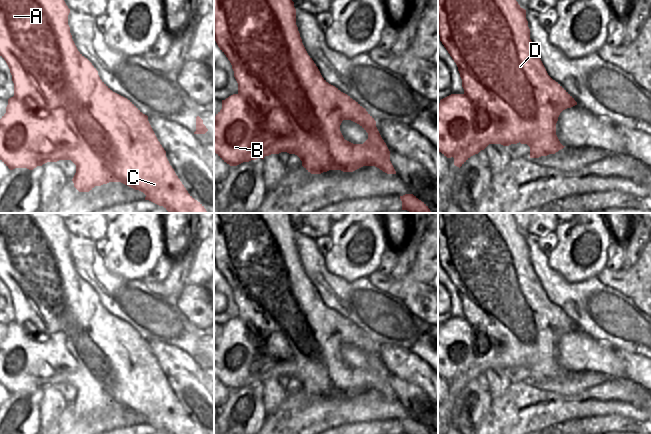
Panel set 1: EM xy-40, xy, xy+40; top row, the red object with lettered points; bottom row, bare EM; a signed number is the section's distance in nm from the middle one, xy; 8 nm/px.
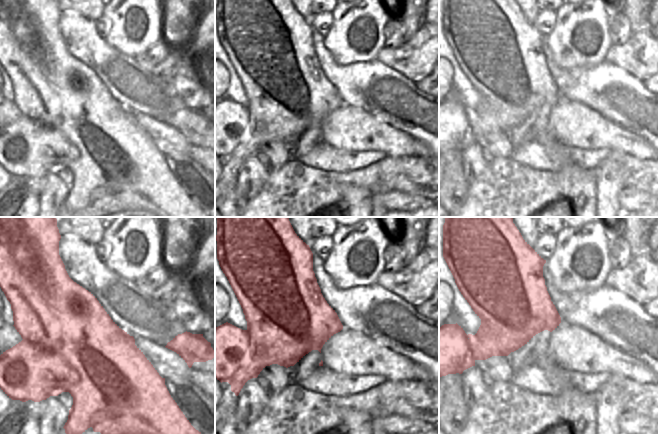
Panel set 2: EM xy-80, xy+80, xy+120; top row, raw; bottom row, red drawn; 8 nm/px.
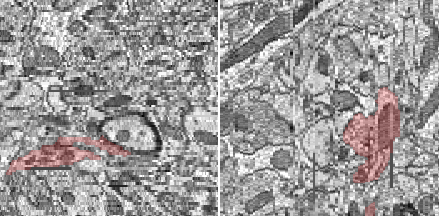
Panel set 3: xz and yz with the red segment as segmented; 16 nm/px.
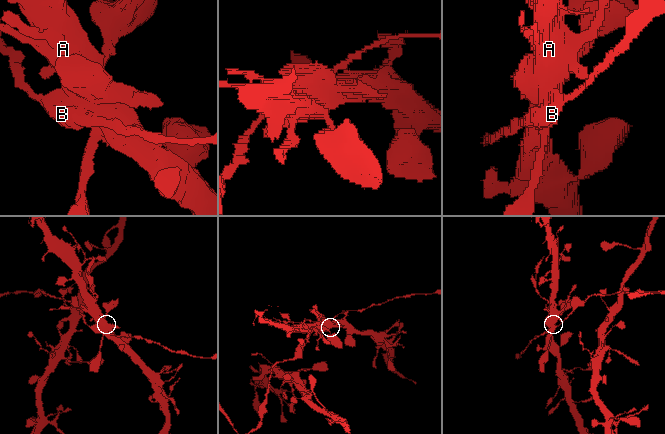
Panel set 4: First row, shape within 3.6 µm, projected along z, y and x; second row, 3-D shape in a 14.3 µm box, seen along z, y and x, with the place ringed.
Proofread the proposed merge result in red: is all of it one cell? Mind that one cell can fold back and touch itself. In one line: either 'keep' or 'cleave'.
cleave

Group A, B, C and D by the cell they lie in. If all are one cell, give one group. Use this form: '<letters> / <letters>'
A C D / B

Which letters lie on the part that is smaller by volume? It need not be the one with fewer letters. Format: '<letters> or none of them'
B

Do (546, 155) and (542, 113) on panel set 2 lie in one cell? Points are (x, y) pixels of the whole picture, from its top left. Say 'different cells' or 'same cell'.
different cells

